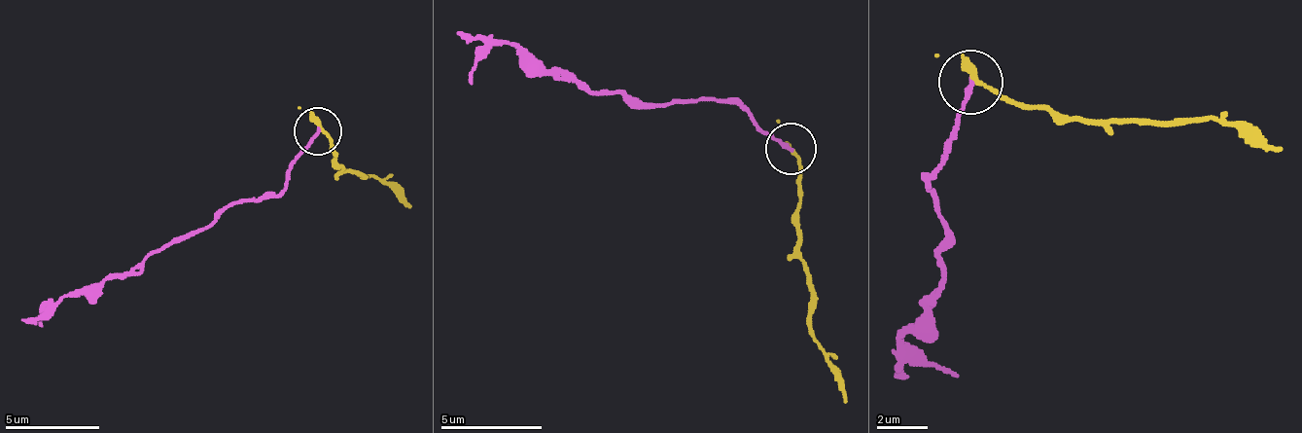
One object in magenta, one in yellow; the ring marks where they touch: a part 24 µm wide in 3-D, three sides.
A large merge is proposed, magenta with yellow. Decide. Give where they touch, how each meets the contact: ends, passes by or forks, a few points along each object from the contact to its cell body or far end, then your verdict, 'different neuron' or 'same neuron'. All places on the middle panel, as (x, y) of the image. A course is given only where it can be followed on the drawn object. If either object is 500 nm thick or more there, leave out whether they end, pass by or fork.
at (791, 149); magenta ends there; yellow ends there; magenta runs (790, 147), (733, 101), (627, 104), (588, 92), (511, 45), (491, 50), (468, 83); yellow runs (794, 147), (810, 338), (846, 400); different neuron

